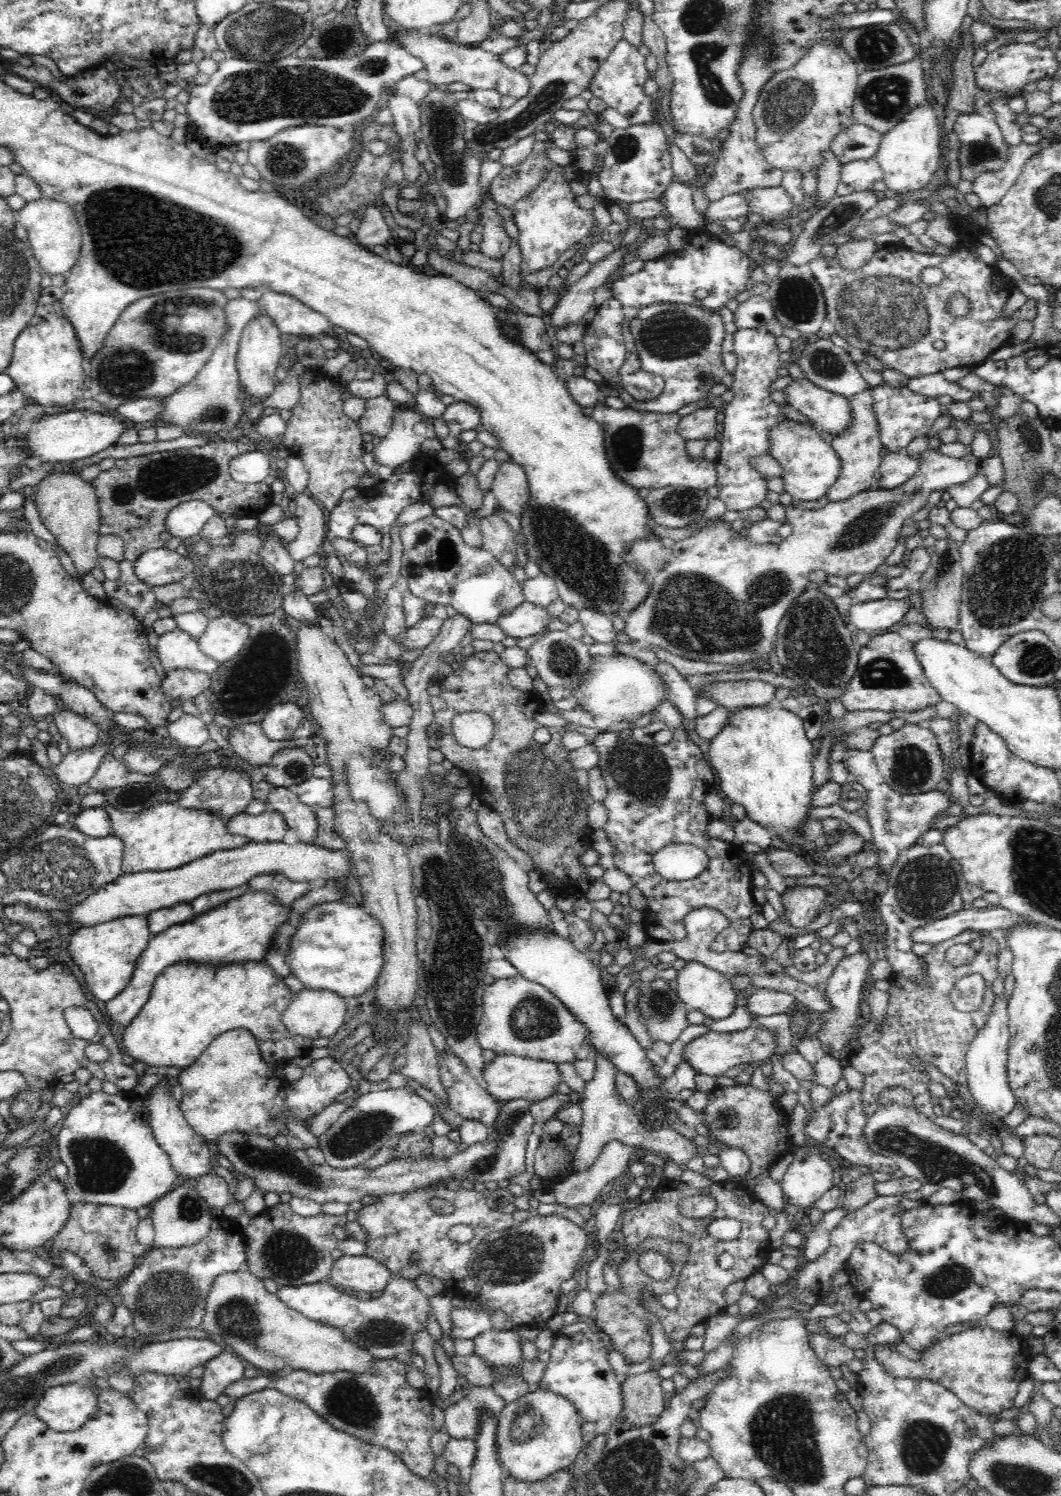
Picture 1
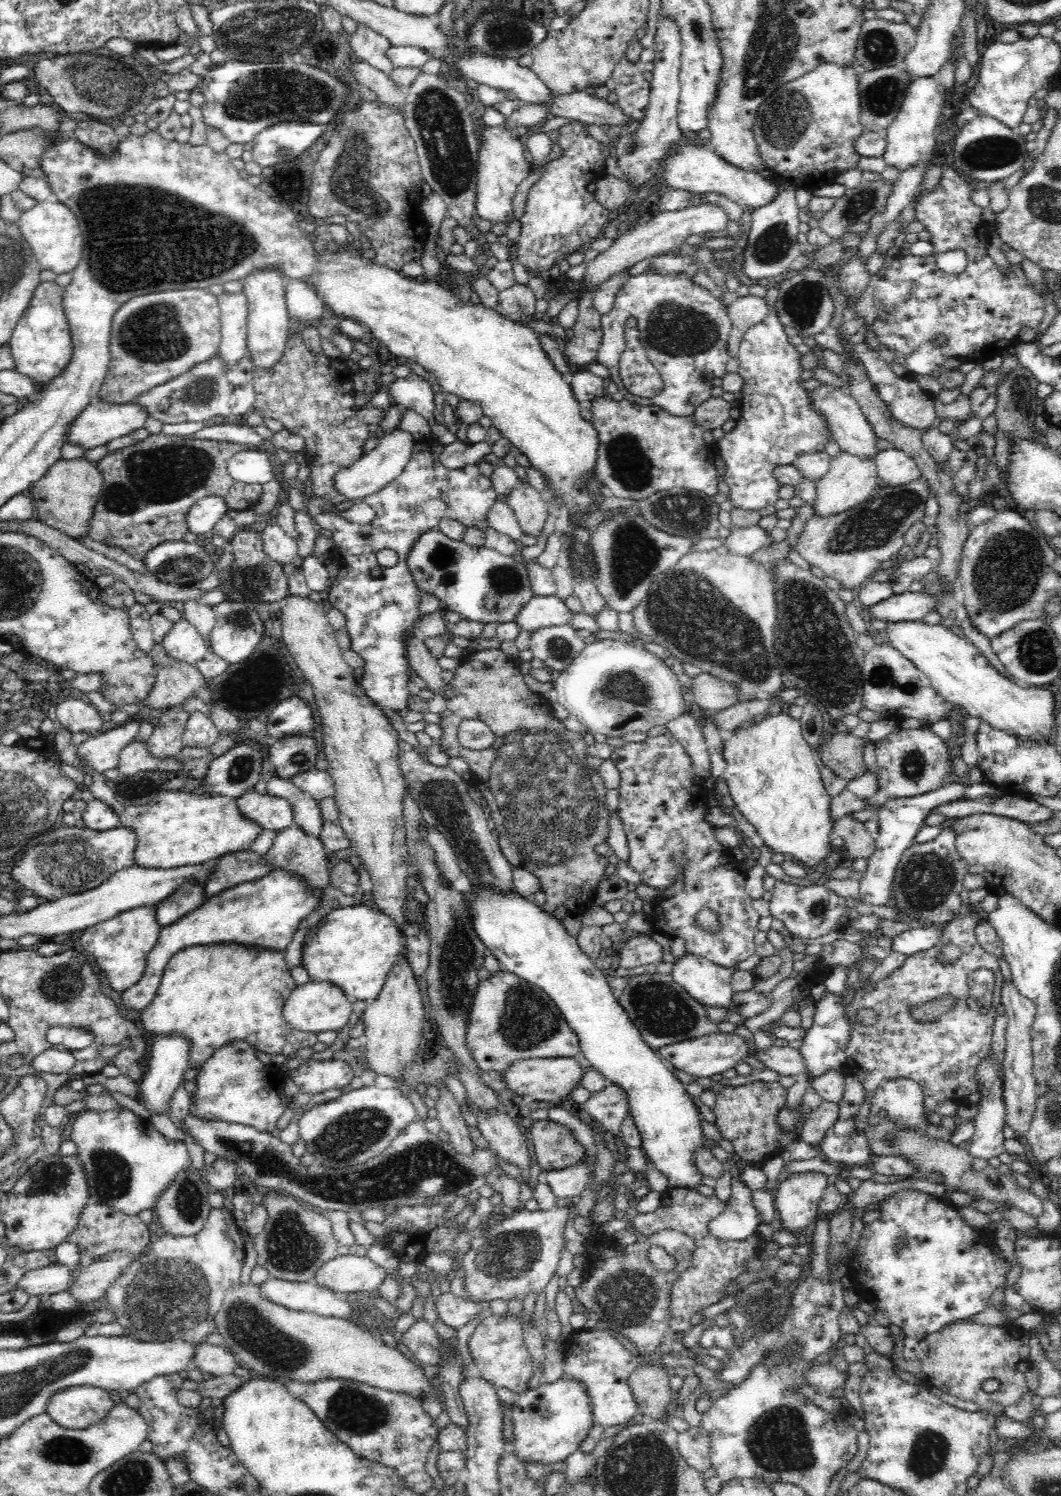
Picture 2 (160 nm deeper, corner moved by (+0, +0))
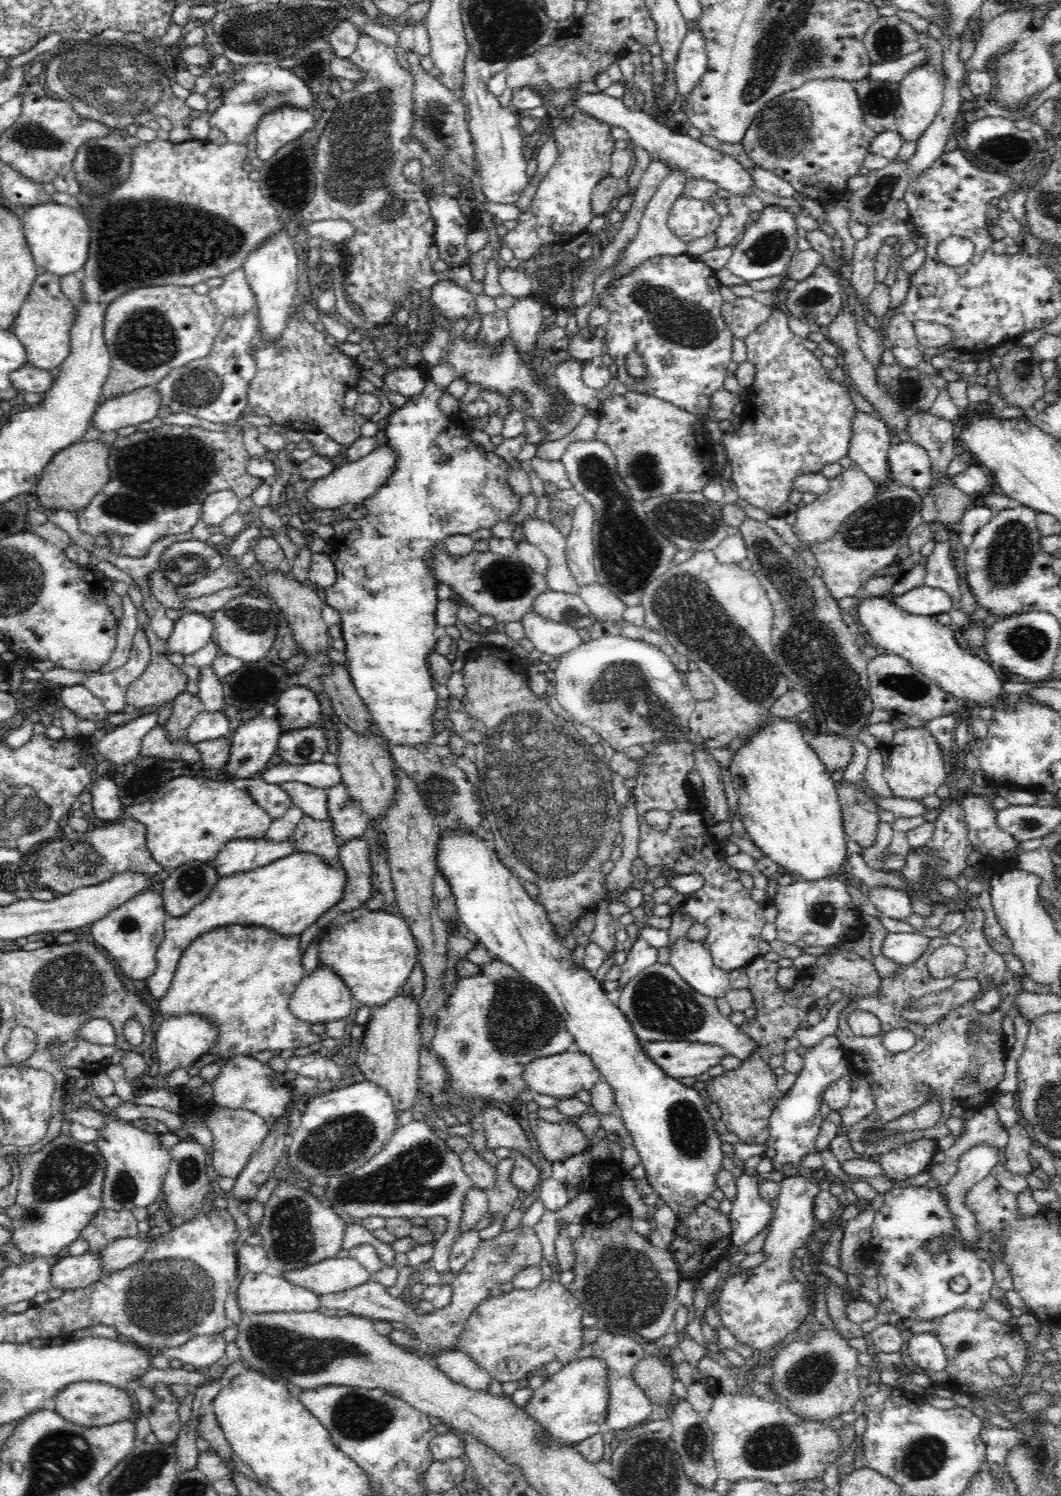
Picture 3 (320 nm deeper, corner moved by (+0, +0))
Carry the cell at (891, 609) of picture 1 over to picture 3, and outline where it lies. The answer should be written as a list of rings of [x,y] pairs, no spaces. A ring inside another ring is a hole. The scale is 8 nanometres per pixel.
[[[930,586],[909,590],[902,596],[891,595],[890,601],[915,615],[935,617],[953,609],[952,597],[944,590]]]

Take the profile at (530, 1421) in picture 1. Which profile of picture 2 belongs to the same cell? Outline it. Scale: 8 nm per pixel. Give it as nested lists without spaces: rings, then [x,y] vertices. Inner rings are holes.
[[[560,1379],[548,1384],[540,1383],[537,1388],[525,1391],[517,1399],[516,1404],[510,1405],[516,1440],[514,1444],[506,1442],[504,1451],[516,1457],[522,1465],[541,1463],[562,1466],[580,1450],[580,1444],[595,1425],[584,1387],[572,1381]]]

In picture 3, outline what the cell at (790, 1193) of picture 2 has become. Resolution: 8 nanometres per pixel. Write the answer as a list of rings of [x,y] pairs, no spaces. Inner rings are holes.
[[[804,1172],[783,1174],[778,1177],[778,1183],[780,1194],[774,1204],[769,1232],[761,1249],[766,1255],[765,1260],[755,1268],[721,1280],[715,1294],[722,1325],[730,1330],[737,1342],[760,1352],[783,1342],[813,1312],[806,1296],[806,1284],[792,1274],[792,1260],[794,1250],[806,1246],[806,1240],[814,1228],[814,1197],[820,1187],[817,1180],[810,1180]]]

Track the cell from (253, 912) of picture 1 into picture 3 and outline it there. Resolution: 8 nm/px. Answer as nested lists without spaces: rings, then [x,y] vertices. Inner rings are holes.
[[[294,852],[287,858],[247,873],[219,878],[211,894],[186,915],[167,918],[165,936],[156,950],[157,968],[144,981],[144,998],[159,999],[169,989],[178,959],[196,938],[212,929],[228,925],[266,928],[269,932],[292,938],[302,934],[324,912],[331,910],[344,895],[346,875],[337,864],[331,866],[312,852]]]

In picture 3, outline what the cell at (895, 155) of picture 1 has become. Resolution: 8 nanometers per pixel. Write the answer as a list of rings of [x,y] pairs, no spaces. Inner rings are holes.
[[[928,62],[912,69],[899,82],[899,106],[896,109],[894,127],[902,141],[912,142],[919,140],[922,133],[932,124],[934,117],[942,106],[944,96],[944,83],[935,66]]]

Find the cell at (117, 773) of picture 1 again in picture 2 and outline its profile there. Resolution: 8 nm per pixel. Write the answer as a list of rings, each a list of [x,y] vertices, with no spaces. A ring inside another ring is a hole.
[[[132,741],[120,752],[120,762],[116,764],[120,775],[124,777],[154,772],[160,774],[162,771],[173,772],[182,769],[182,761],[176,761],[172,758],[156,758],[148,753],[146,741]]]

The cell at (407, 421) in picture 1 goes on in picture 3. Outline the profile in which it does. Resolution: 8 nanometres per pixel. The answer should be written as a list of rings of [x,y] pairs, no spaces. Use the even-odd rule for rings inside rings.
[[[385,442],[356,462],[328,467],[325,472],[315,478],[314,484],[309,485],[306,490],[306,500],[314,511],[322,510],[322,508],[323,510],[334,510],[334,508],[350,504],[358,506],[385,486],[386,480],[395,471],[396,463],[397,452],[391,447],[391,444]]]

